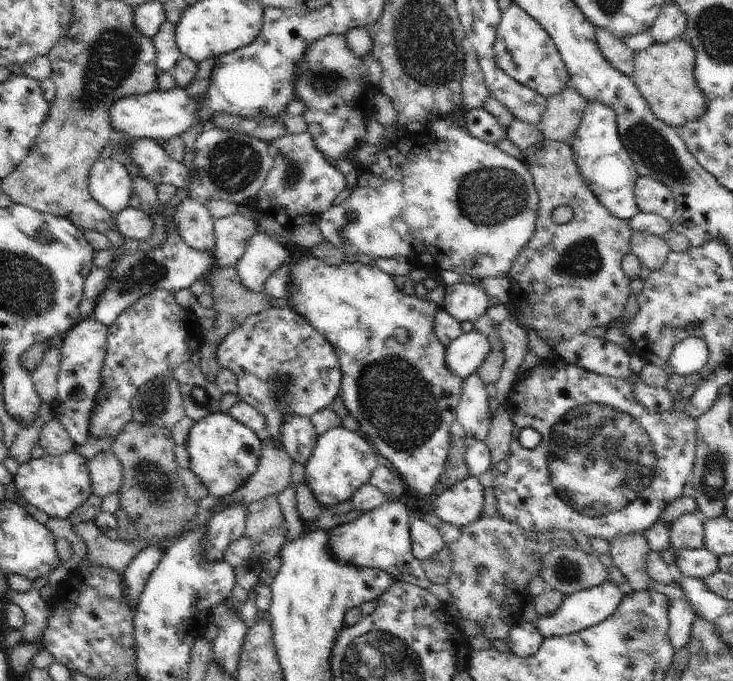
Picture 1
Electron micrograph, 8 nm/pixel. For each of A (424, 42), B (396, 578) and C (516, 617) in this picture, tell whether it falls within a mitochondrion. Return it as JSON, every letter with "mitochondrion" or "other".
{"A":"mitochondrion","B":"other","C":"other"}

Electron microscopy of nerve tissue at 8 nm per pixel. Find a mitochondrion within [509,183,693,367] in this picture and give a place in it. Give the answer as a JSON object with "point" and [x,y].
{"point":[581,259]}

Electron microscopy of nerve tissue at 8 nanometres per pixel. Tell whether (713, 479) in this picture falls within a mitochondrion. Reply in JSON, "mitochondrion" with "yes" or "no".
{"mitochondrion":"yes"}

